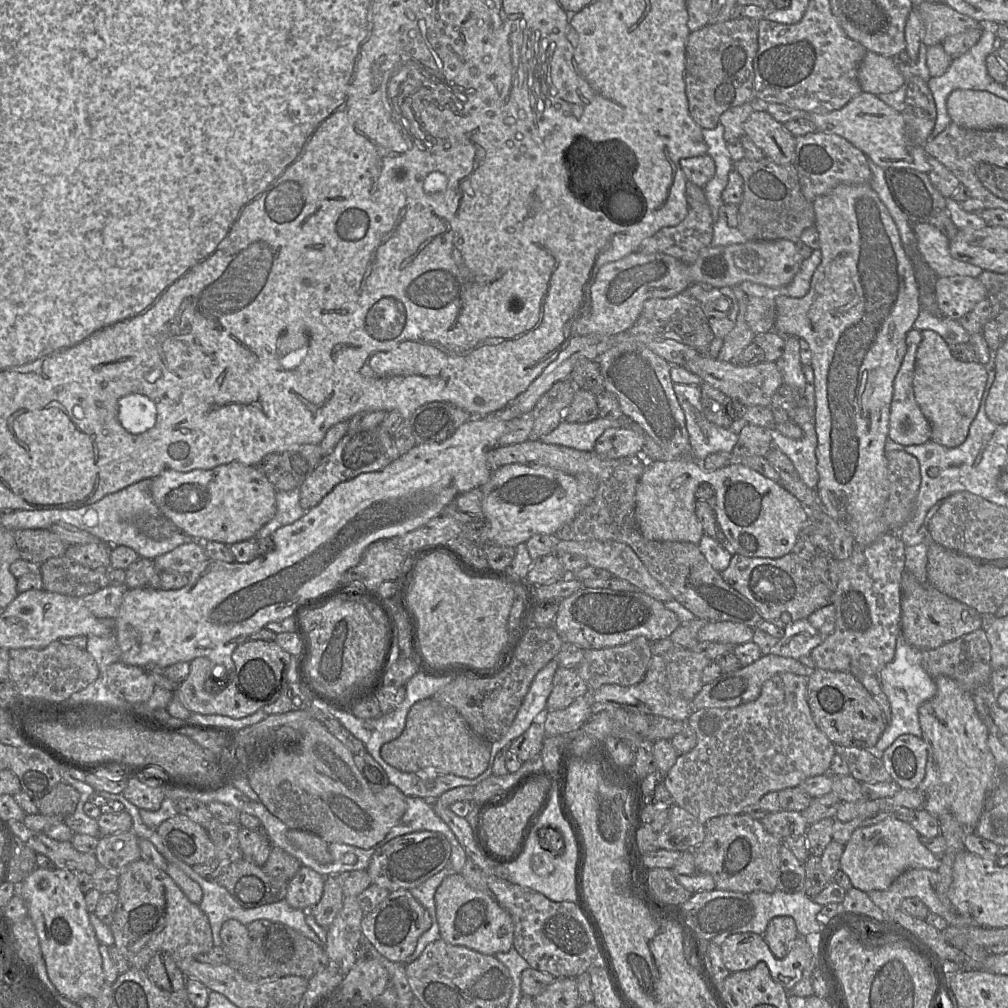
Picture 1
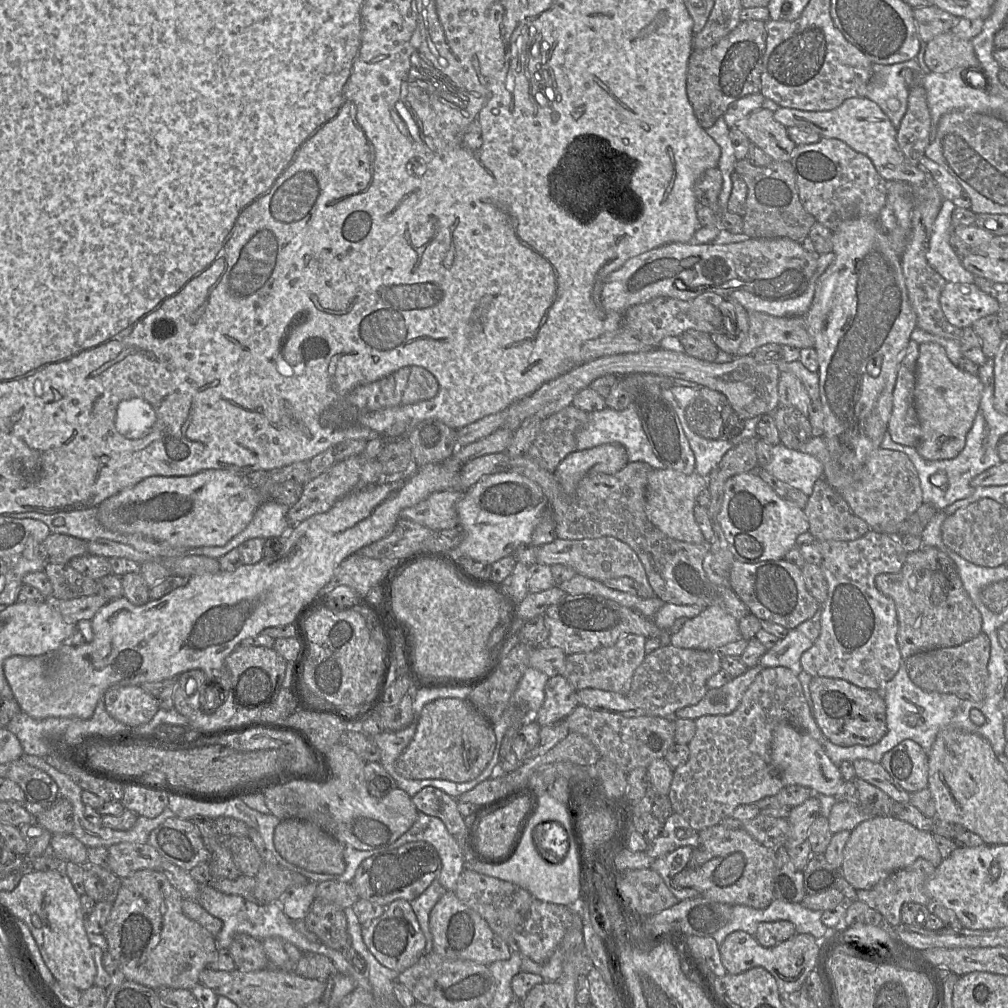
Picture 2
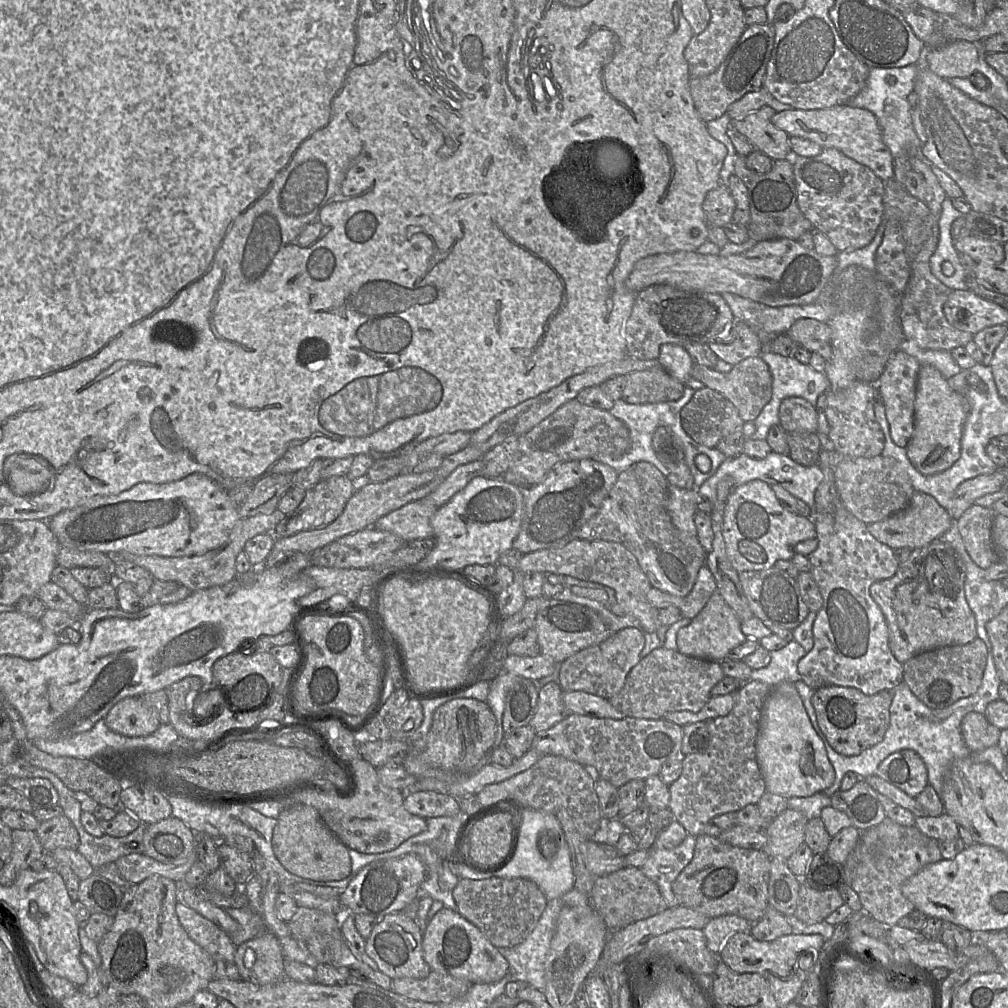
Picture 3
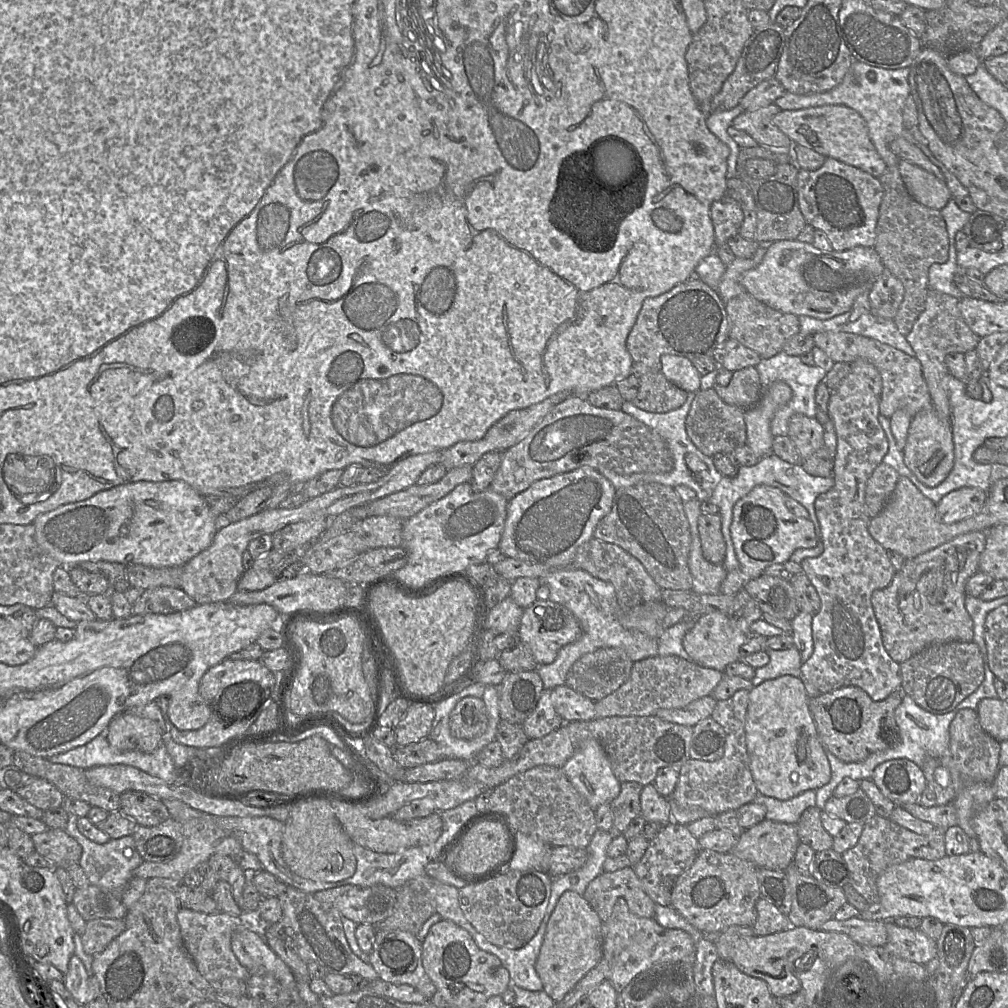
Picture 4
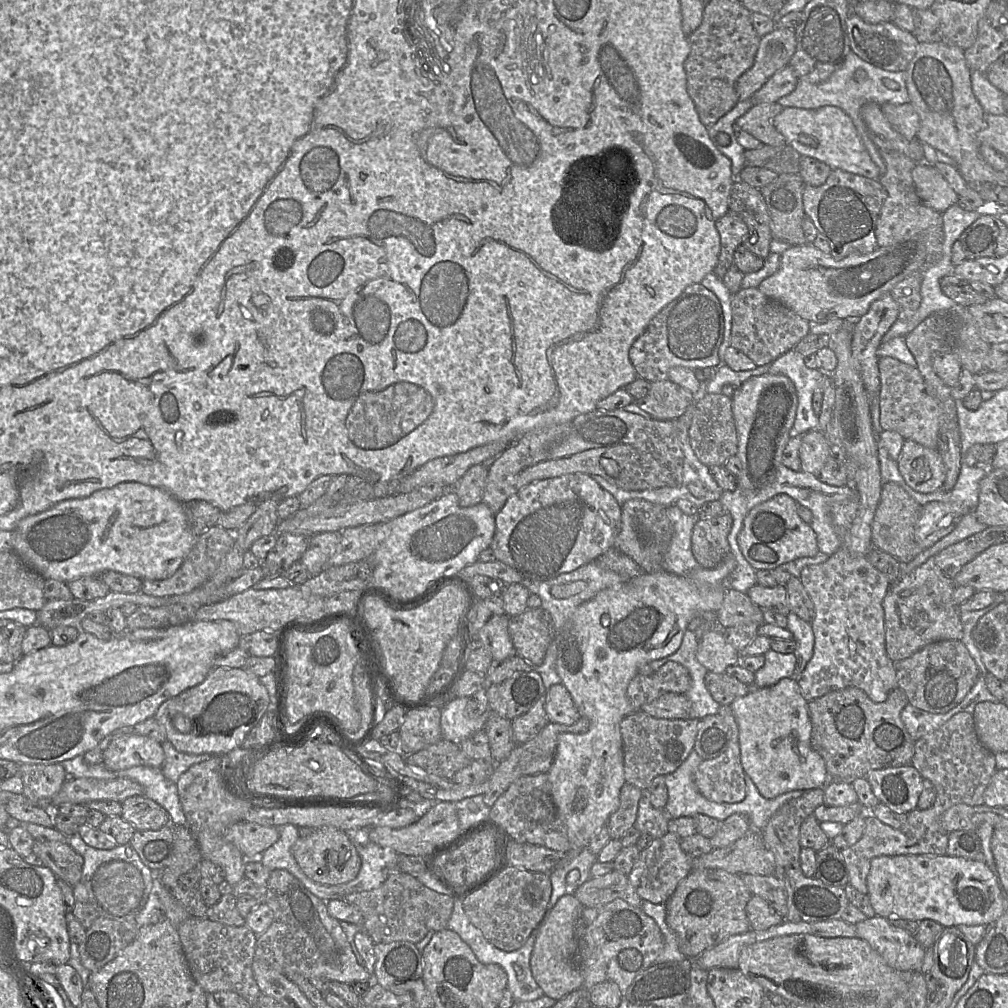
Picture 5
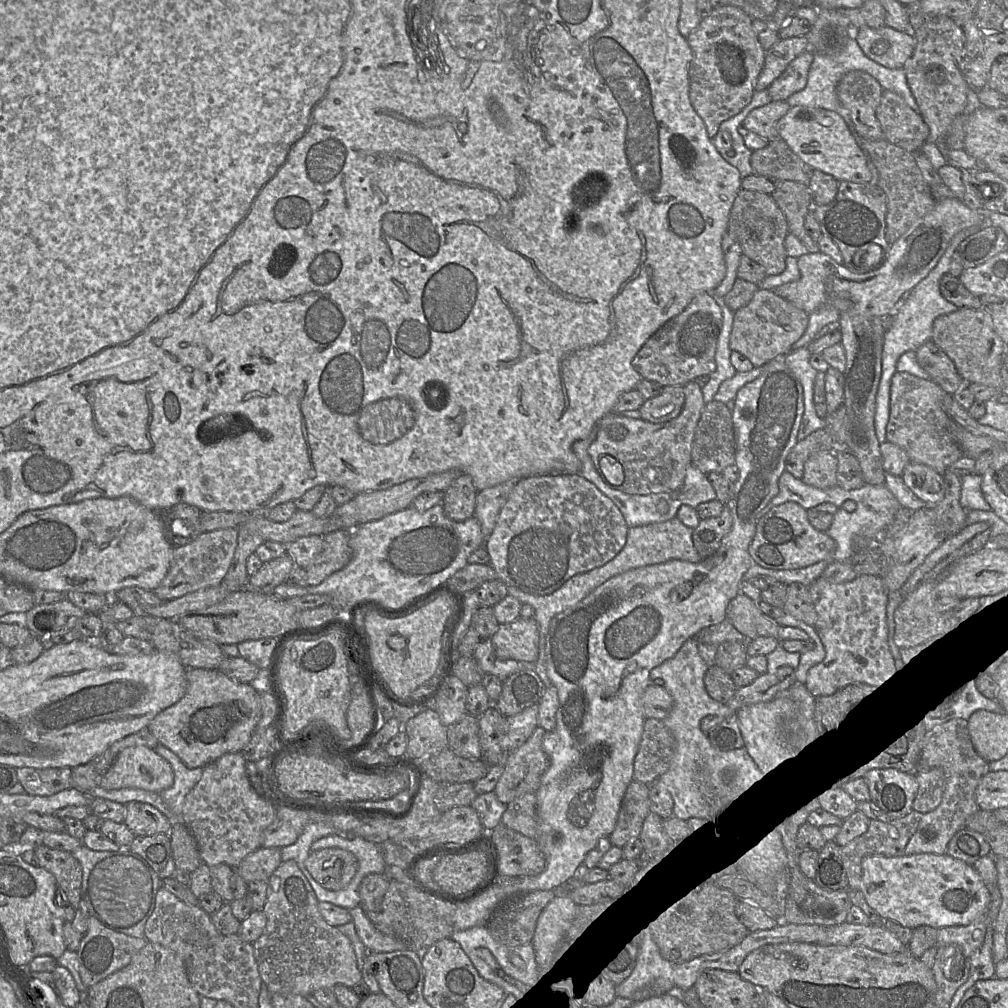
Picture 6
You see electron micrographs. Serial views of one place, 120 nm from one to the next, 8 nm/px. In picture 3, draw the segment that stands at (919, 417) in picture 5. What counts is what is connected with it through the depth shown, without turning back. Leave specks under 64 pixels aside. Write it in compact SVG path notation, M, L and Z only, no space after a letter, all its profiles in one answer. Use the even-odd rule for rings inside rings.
M801 318L793 323L786 335L800 347L817 353L826 361L832 356L831 329L828 324L815 319Z

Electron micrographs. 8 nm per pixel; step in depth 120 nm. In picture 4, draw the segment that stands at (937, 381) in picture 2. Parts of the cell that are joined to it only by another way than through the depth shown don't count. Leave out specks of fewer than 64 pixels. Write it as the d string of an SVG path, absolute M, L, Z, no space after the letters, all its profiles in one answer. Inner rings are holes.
M934 409L923 410L912 419L904 451L904 463L928 487L937 487L950 474L955 460L952 426L943 422Z

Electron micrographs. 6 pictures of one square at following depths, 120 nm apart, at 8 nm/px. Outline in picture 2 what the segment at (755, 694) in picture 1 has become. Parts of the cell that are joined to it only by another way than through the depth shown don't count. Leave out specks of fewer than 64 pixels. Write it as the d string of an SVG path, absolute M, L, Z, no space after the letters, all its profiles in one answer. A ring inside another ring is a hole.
M757 664L720 688L707 689L702 700L679 709L672 717L696 720L705 715L729 715L740 705L744 693L764 668Z

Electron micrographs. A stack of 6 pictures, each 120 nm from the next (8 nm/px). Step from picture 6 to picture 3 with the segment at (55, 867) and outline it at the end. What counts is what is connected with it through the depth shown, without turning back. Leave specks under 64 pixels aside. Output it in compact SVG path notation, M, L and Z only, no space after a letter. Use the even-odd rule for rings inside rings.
M64 814L41 822L36 834L44 852L52 852L56 848L77 850L80 844L76 828Z

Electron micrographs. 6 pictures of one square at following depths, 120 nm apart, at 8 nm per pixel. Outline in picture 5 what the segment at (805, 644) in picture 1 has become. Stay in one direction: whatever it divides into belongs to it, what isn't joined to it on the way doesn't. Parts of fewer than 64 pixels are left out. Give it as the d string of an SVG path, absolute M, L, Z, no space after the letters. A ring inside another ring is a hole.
M772 649L765 654L765 664L755 672L754 686L772 686L784 678L792 678L796 667L794 653L782 654Z

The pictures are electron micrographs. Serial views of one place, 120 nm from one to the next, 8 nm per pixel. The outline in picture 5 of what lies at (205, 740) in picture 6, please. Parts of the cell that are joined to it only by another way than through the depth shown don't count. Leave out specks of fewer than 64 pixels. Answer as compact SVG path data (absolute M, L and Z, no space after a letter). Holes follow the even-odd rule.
M214 667L200 684L166 700L154 718L164 728L166 740L176 750L187 754L226 755L241 748L247 734L269 709L270 696L255 674L245 668ZM176 714L185 716L191 730L179 732L172 724Z

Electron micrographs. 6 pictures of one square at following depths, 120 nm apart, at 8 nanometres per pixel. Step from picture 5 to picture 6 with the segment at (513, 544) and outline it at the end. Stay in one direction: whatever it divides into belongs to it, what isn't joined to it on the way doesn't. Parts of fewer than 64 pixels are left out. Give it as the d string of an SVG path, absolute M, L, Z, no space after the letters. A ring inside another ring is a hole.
M537 475L518 481L497 516L493 532L485 542L485 548L490 556L490 564L497 573L497 580L502 581L507 587L516 587L535 596L545 596L555 592L571 577L601 567L612 560L623 549L628 529L622 513L613 501L581 475Z

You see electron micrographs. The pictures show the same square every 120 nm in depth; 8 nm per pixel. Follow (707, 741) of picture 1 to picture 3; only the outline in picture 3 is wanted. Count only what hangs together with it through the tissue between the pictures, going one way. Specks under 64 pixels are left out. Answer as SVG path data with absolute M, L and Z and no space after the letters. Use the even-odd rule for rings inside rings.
M754 680L743 683L742 687L736 690L736 702L730 713L723 717L706 720L710 734L707 749L702 753L683 756L682 773L669 786L669 809L675 820L685 828L688 834L694 837L703 834L705 826L714 817L729 812L737 812L749 804L757 805L763 794L767 792L756 759L756 739L764 701L774 686Z

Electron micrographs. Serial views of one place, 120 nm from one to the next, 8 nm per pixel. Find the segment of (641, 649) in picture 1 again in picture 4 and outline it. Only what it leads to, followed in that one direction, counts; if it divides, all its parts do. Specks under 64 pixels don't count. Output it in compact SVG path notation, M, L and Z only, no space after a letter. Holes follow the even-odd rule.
M598 648L572 665L565 685L595 702L600 701L626 682L633 665L620 648Z

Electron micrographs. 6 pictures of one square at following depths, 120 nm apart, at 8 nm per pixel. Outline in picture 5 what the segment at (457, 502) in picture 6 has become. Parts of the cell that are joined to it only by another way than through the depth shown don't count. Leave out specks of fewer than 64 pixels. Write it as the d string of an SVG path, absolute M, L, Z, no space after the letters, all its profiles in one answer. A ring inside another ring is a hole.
M488 464L471 466L452 487L461 507L470 507L482 502L488 477Z

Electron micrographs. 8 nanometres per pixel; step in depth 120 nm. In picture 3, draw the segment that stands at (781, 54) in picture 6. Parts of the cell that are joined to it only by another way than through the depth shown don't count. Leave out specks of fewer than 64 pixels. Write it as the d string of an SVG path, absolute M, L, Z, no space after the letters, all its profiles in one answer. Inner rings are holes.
M772 24L747 25L737 43L713 73L702 77L690 77L690 93L694 106L704 122L719 118L730 104L746 93L757 91L763 86L774 40L775 30Z

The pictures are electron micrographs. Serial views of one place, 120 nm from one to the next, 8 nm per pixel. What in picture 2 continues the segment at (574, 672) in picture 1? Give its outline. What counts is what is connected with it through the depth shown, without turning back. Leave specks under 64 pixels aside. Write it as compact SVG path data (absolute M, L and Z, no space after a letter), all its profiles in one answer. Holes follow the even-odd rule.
M562 675L549 677L536 722L542 727L564 720L578 705L577 690Z

